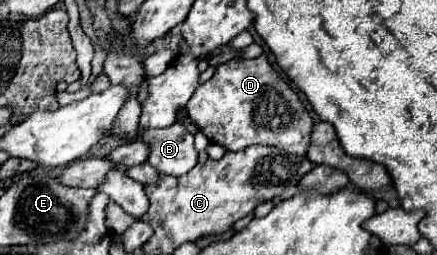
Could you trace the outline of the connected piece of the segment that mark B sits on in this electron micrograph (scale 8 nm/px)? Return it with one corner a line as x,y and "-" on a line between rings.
181,123
165,129
143,129
137,139
149,145
147,163
163,175
183,175
197,165
193,135

